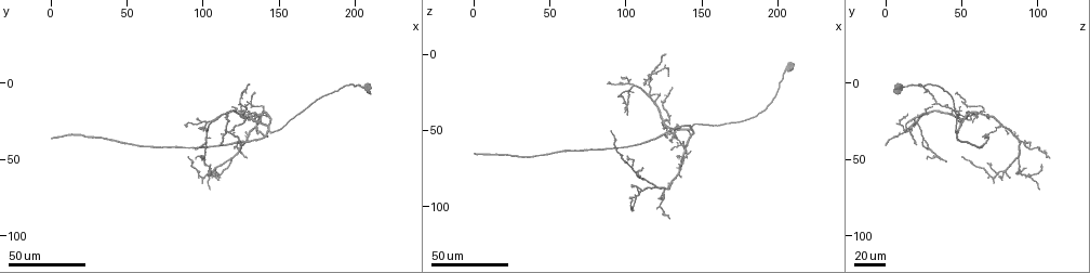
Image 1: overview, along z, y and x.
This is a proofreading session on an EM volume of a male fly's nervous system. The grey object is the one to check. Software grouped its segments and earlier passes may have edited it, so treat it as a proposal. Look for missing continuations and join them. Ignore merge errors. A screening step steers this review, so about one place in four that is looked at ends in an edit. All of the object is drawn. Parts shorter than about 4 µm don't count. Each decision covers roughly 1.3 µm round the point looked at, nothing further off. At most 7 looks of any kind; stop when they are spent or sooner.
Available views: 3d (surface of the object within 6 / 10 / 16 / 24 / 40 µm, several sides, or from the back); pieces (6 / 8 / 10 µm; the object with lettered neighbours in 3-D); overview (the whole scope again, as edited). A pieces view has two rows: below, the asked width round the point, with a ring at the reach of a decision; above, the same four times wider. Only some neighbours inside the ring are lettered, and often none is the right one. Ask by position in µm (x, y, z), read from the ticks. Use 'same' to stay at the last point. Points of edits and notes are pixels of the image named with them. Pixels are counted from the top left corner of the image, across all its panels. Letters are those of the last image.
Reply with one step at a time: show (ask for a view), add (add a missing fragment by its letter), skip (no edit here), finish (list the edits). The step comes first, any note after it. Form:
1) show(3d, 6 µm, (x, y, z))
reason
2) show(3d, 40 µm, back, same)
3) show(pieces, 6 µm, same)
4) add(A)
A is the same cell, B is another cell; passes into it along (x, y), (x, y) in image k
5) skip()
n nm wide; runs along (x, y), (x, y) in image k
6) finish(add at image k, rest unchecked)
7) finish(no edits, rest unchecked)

show(3d, 40 µm, (118, 16, 32))
thin end

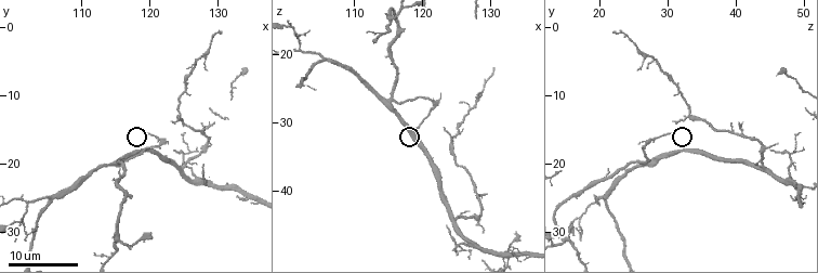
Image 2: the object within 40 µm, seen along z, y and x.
show(pieces, 8 µm, (119.0, 15.5, 31.0))

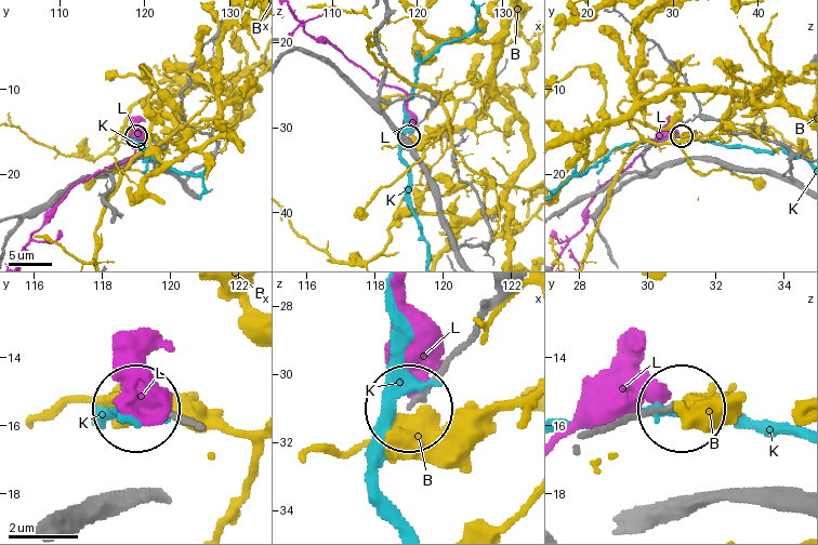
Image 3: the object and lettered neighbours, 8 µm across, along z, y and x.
skip()
B, K and L are other cells; none of them fits

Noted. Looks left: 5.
show(3d, 24 µm, (129.5, 14.0, 40.5))
thin end

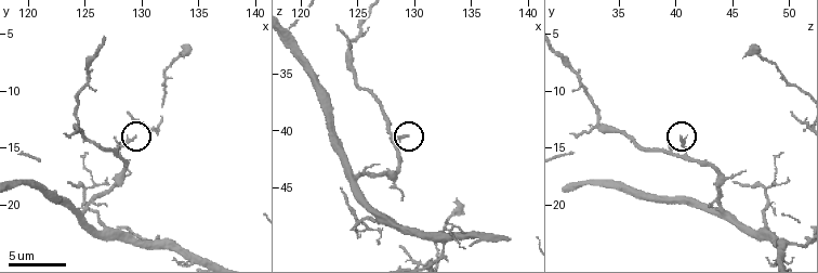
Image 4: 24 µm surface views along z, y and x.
show(pieces, 8 µm, (129.2, 14.0, 40.2))
what lies round it

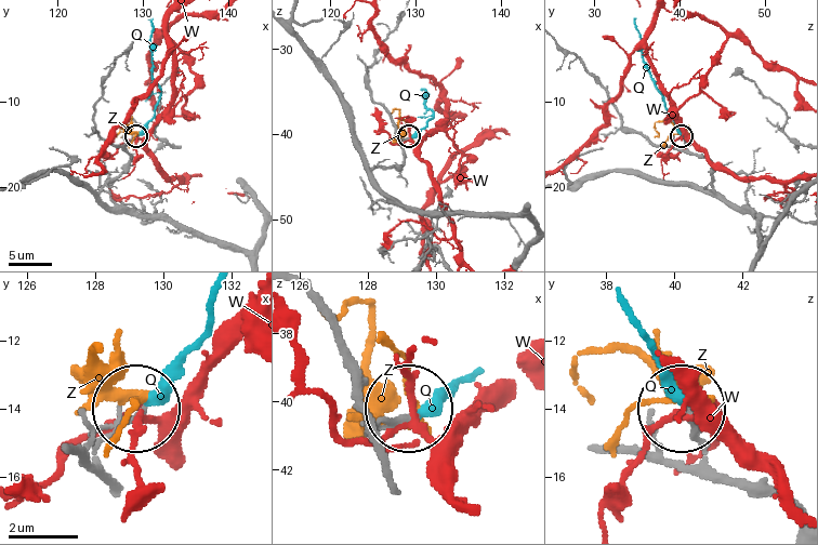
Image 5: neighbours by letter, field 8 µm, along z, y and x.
add(Q)
Q is the same cell, W and Z are other cells; passes into it along (113, 487), (97, 446), (144, 406), (206, 323), (211, 297) in image 5; it goes on there

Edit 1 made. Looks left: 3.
show(overview)
see it whole again

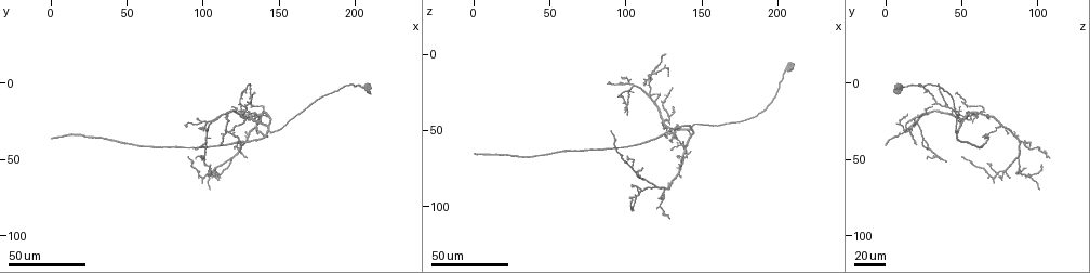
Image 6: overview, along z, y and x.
show(3d, 24 µm, (2, 36, 66))
an open end

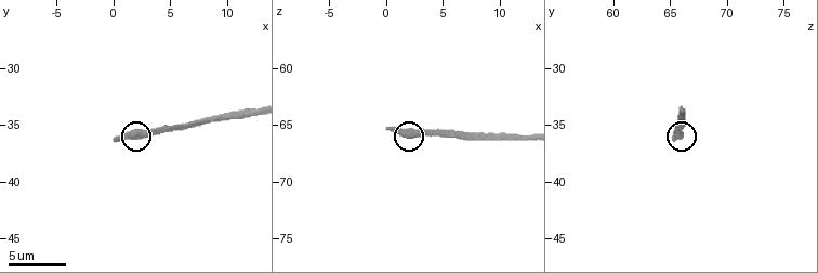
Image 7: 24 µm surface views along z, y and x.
show(pieces, 8 µm, (0.2, 36.2, 65.4))

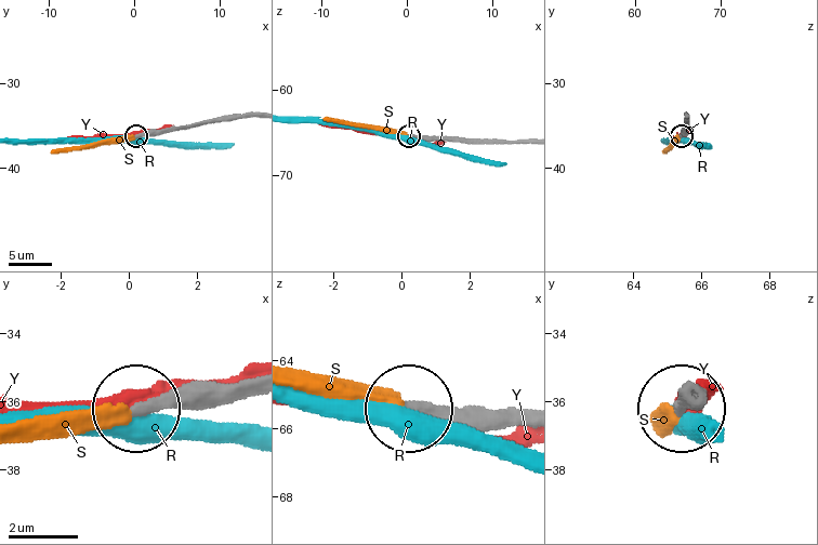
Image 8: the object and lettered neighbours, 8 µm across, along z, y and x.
add(S)
S is the same cell, R and Y are other cells; passes into it along (495, 417), (297, 388) in image 8; the cell continues

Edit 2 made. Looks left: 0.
finish(add at image 5, add at image 8, rest unchecked)

